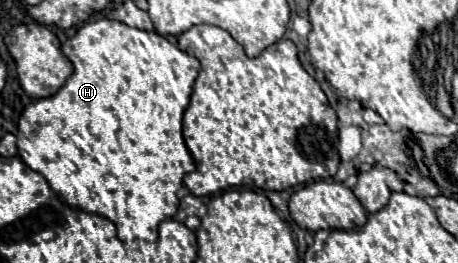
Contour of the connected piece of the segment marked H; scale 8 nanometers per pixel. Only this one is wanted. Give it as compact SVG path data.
M104 17L86 21L82 27L78 27L76 35L62 43L62 53L74 65L74 73L68 77L68 81L64 83L64 87L56 95L46 97L46 99L36 99L36 101L26 105L26 109L22 111L22 117L18 121L18 143L16 143L18 145L18 155L30 169L42 173L44 179L50 183L52 191L56 191L70 207L78 207L86 213L96 213L96 215L102 215L102 217L110 219L118 229L118 239L120 241L132 241L132 239L156 241L158 239L158 225L164 219L174 217L174 213L178 211L176 191L182 187L184 175L196 169L196 165L190 157L190 151L188 151L188 147L182 139L182 115L184 115L184 109L188 107L192 87L194 87L194 81L198 77L200 63L198 63L196 57L184 53L182 49L172 45L166 37L158 35L156 31L150 31L150 33L140 31L140 29L128 27L120 21L110 21L110 19L104 19Z

